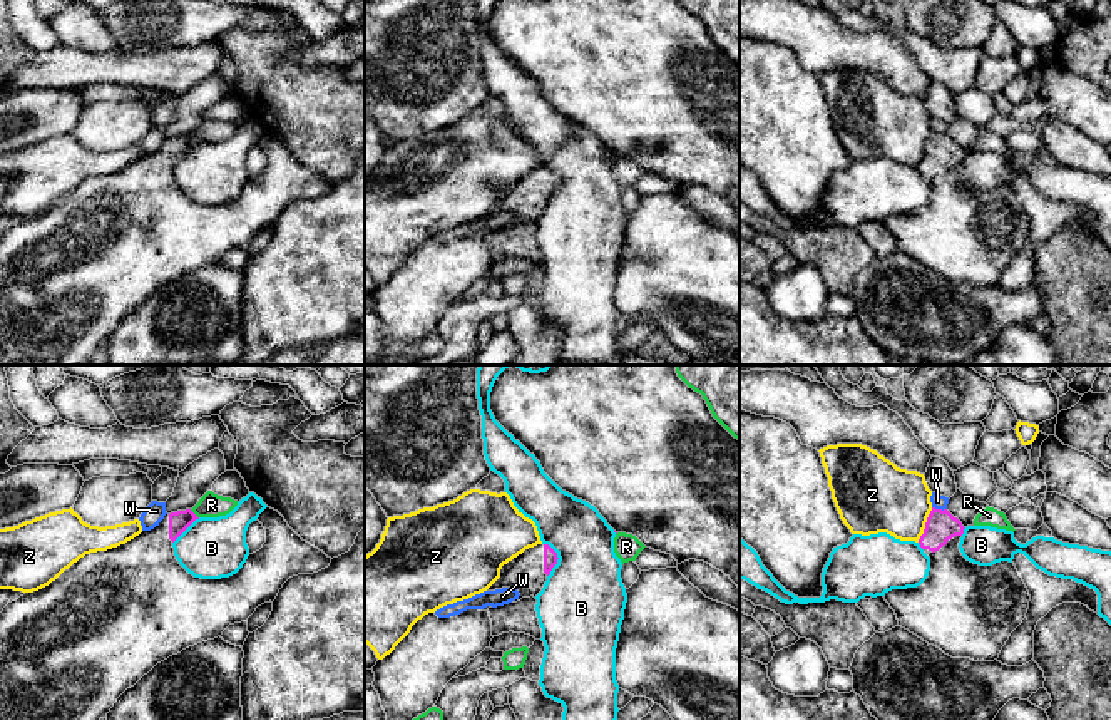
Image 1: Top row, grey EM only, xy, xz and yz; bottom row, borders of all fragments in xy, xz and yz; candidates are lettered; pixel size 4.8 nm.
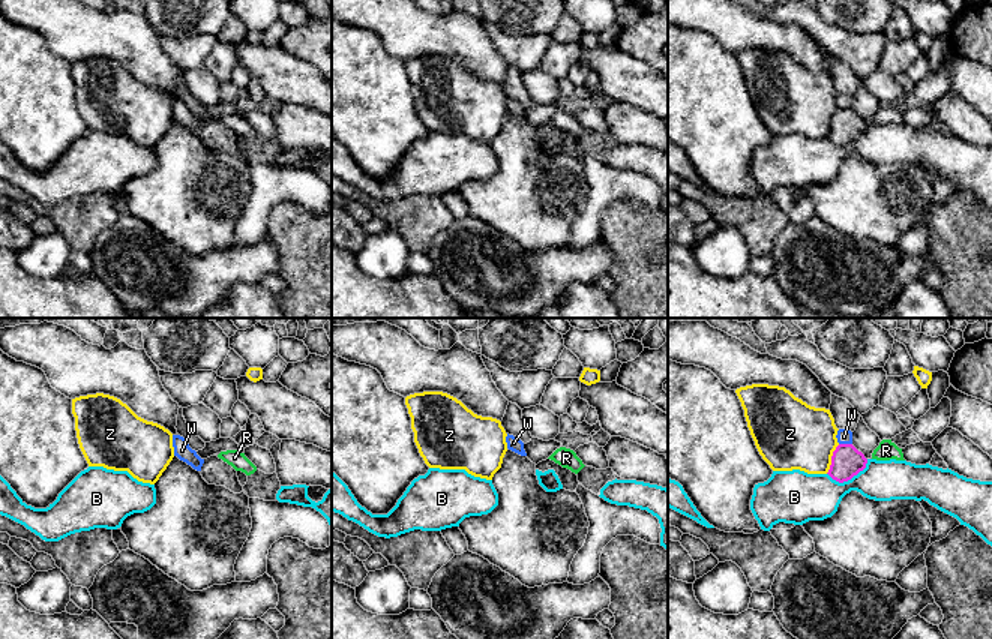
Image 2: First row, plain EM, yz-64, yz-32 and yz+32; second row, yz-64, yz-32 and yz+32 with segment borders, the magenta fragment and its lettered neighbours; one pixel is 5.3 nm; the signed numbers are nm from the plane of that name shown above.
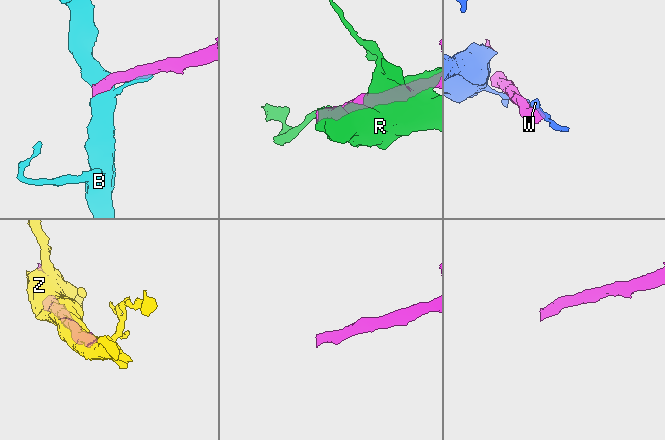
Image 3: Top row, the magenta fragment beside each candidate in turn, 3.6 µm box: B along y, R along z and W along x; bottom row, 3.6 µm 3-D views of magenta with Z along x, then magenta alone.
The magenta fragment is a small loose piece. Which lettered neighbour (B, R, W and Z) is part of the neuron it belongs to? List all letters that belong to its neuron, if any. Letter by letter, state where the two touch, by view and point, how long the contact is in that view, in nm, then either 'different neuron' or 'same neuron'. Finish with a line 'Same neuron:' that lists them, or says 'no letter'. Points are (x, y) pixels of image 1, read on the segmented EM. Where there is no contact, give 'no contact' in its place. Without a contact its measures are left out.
B: contact xz (558, 558); length 170 nm; different neuron
R: contact xy (194, 514); length 60 nm; different neuron
W: contact yz (939, 509); length 70 nm; different neuron
Z: contact yz (926, 524); length 180 nm; different neuron
Same neuron: no letter

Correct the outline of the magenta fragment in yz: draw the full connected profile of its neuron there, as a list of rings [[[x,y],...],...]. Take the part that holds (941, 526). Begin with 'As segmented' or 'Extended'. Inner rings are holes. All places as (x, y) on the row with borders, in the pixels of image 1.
Extended. [[[932,507],[919,539],[930,558],[927,579],[917,588],[892,589],[883,598],[895,611],[899,626],[940,648],[945,655],[994,661],[1011,633],[1026,618],[1031,596],[1014,563],[979,566],[967,561],[959,549],[964,529],[947,509]]]

